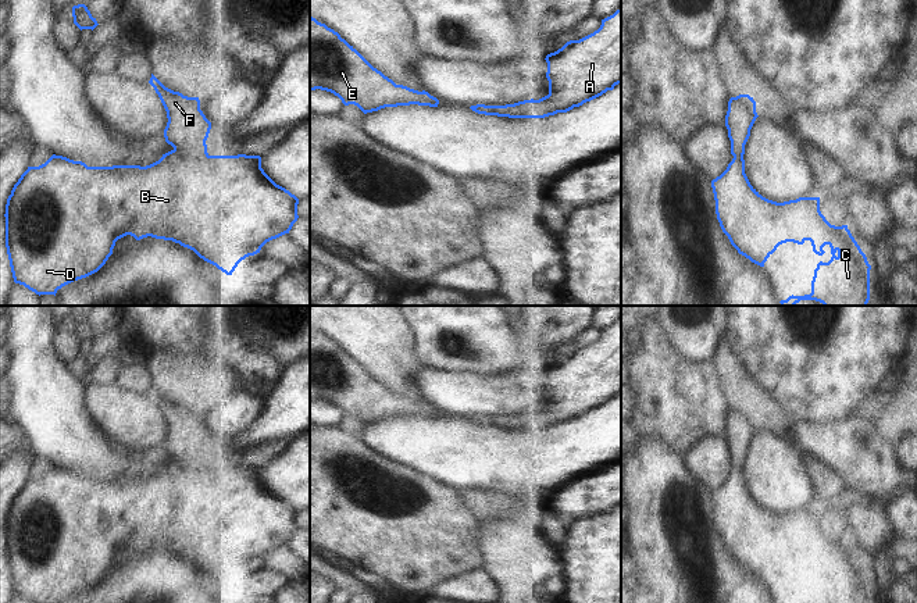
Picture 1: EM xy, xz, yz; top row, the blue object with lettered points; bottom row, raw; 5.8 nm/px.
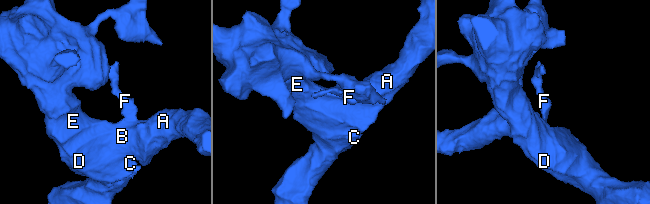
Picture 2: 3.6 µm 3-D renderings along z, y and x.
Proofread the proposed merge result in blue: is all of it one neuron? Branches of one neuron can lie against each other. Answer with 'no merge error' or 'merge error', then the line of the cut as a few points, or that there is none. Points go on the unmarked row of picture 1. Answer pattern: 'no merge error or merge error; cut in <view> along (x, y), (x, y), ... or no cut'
no merge error; no cut

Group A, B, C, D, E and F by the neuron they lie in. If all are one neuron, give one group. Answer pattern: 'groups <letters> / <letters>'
groups A B C D E F

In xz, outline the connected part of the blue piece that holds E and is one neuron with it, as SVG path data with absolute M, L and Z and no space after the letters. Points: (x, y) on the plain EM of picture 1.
M310 327L310 402L315 400L333 404L345 417L354 415L364 425L385 418L439 415L425 402L396 396L338 343Z

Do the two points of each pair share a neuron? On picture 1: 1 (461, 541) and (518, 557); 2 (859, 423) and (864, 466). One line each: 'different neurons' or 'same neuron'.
1: different neurons
2: same neuron

